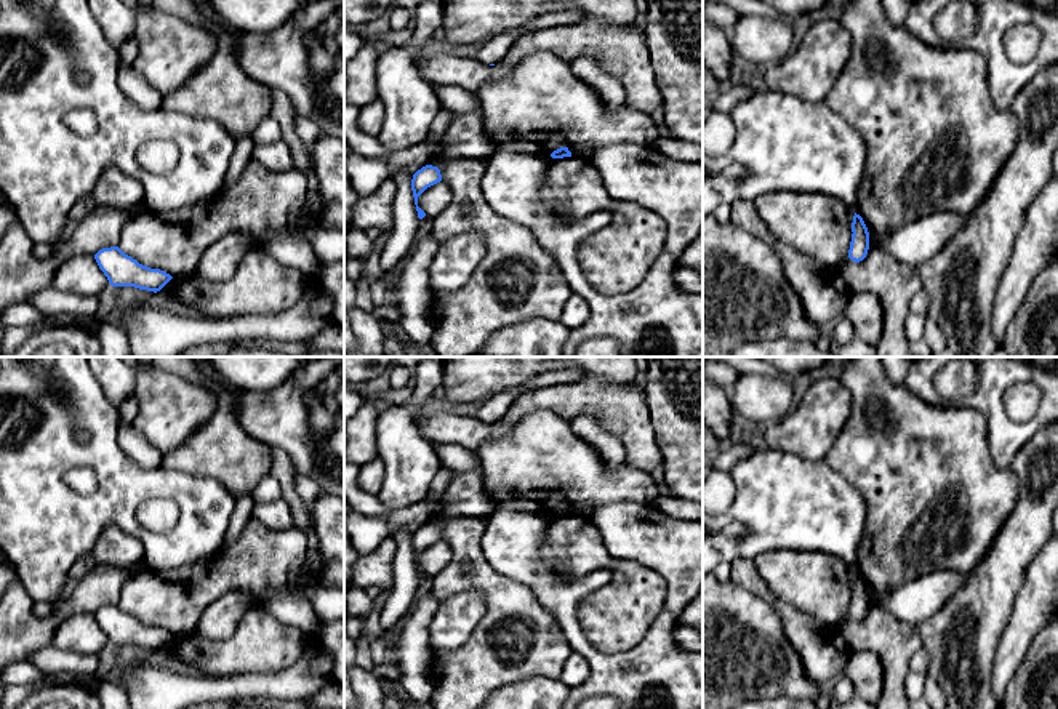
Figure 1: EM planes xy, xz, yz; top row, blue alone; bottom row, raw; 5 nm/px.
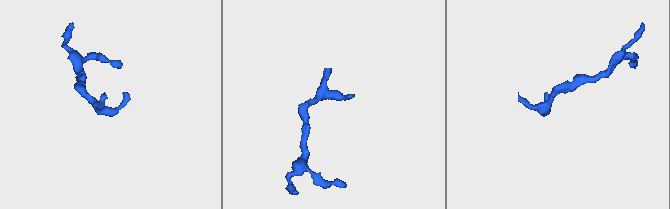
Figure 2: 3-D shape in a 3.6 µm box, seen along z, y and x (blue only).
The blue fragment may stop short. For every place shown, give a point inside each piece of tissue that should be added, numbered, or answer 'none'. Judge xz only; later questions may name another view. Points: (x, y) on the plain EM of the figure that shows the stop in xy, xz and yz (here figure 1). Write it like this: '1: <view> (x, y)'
1: xz (492, 410)

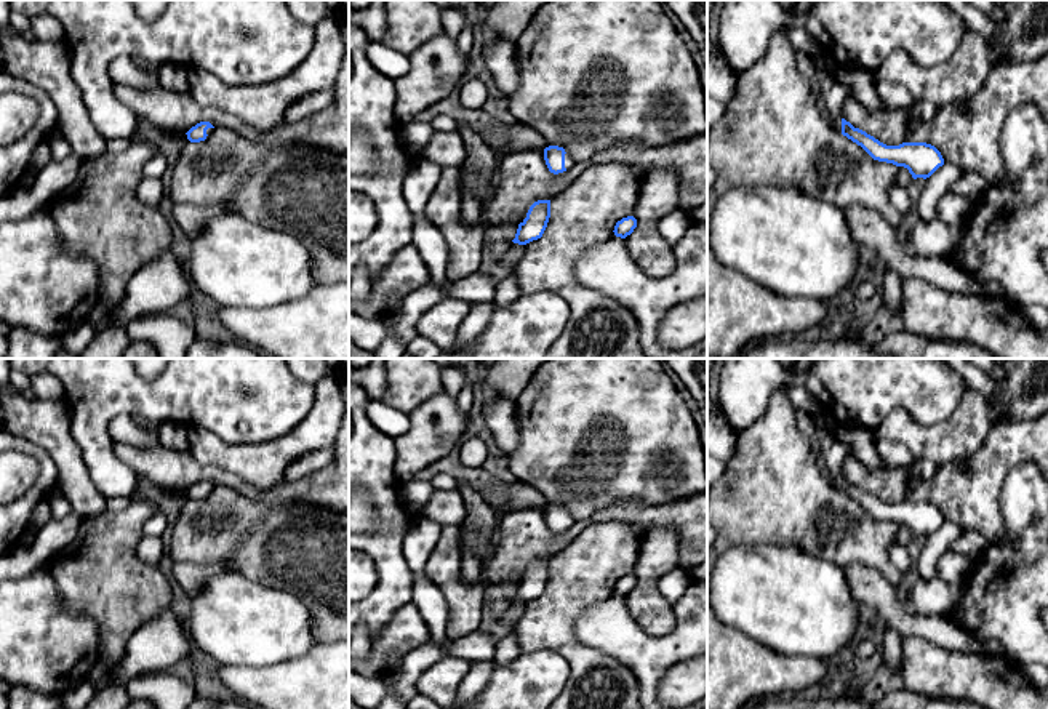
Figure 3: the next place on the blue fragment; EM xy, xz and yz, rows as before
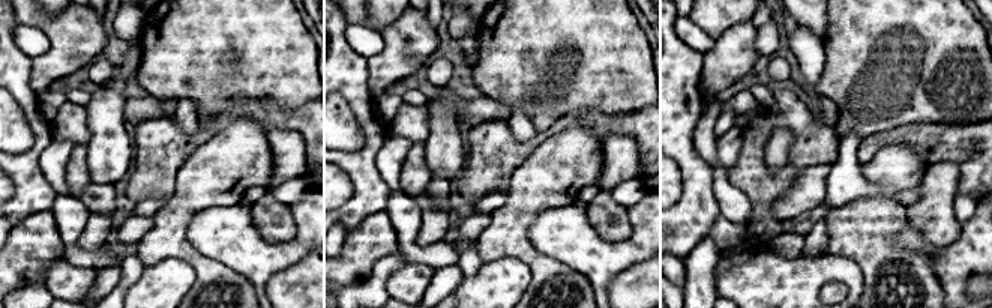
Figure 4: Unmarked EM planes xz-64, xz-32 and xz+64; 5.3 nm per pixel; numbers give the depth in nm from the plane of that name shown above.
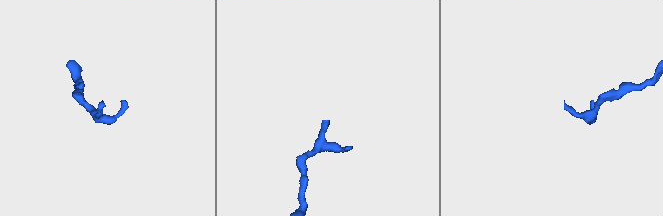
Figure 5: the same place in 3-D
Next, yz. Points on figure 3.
1: yz (834, 456)

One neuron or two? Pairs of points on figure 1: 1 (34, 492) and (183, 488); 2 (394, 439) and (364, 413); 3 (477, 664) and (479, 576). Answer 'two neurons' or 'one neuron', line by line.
1: one neuron
2: two neurons
3: one neuron

